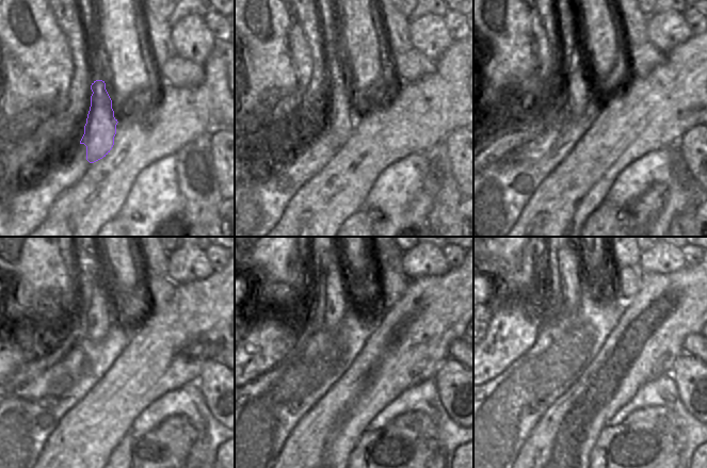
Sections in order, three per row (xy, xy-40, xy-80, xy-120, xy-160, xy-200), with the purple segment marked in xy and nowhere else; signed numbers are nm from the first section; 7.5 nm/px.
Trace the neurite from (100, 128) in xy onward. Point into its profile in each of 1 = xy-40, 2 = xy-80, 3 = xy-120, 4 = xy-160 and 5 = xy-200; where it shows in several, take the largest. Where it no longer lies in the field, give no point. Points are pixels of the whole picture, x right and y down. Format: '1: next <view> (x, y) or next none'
1: next xy-40 (340, 116)
2: next xy-80 (577, 90)
3: next xy-120 (99, 318)
4: next xy-160 (336, 299)
5: next xy-200 (571, 279)

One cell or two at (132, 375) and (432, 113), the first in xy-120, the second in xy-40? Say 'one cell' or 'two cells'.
one cell

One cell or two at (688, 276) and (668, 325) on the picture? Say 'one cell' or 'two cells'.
one cell

